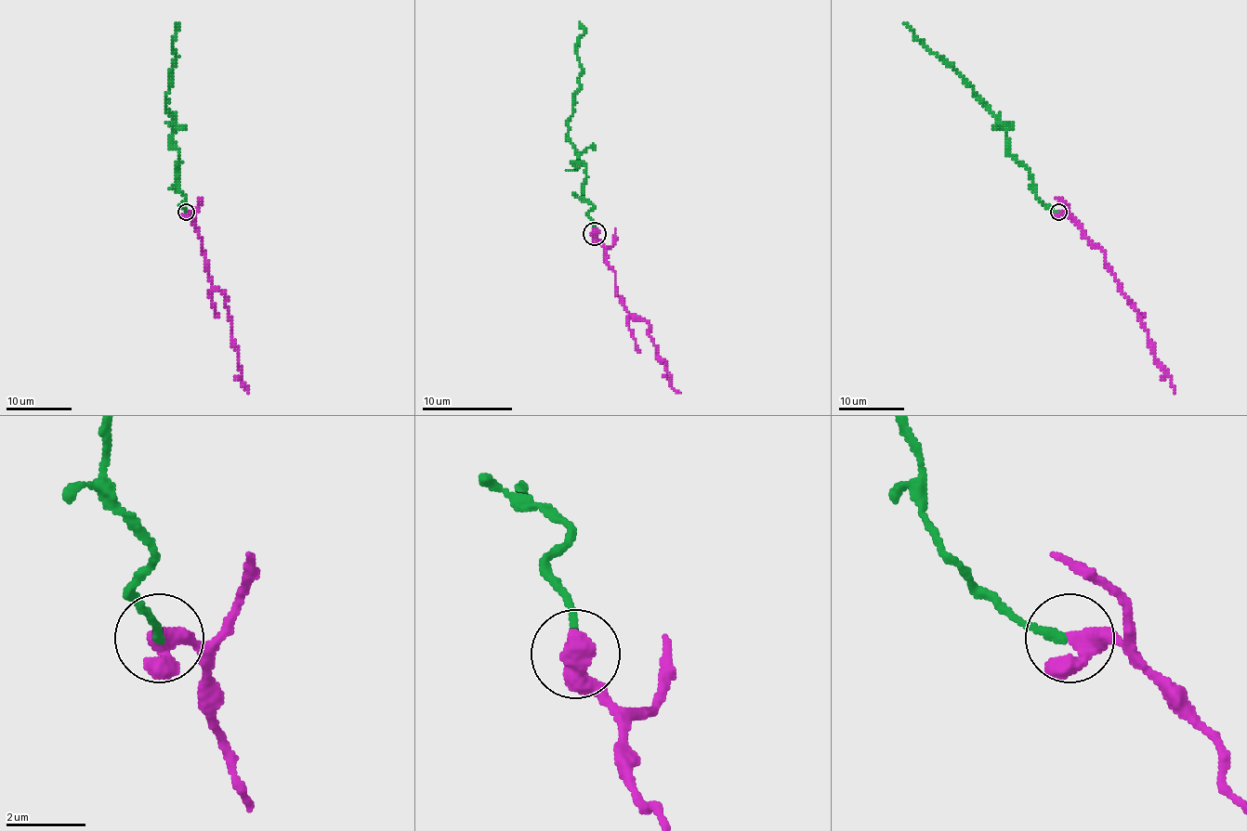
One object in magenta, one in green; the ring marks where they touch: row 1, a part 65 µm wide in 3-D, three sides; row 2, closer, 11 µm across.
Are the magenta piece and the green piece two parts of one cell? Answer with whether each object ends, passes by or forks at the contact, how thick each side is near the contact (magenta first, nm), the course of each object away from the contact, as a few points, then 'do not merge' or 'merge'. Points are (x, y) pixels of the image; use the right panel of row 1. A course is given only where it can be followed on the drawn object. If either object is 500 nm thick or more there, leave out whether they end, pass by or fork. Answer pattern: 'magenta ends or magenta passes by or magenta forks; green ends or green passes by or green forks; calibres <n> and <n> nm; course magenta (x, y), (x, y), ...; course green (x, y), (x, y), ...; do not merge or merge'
magenta passes by; green ends; calibres 440 and 200 nm; course magenta (1058, 212), (1069, 215), (1086, 239), (1104, 252), (1104, 265), (1148, 332), (1157, 364), (1169, 377), (1175, 394); course green (1058, 212), (1036, 196), (1030, 171), (1008, 152), (1006, 131), (989, 107), (902, 22); do not merge

